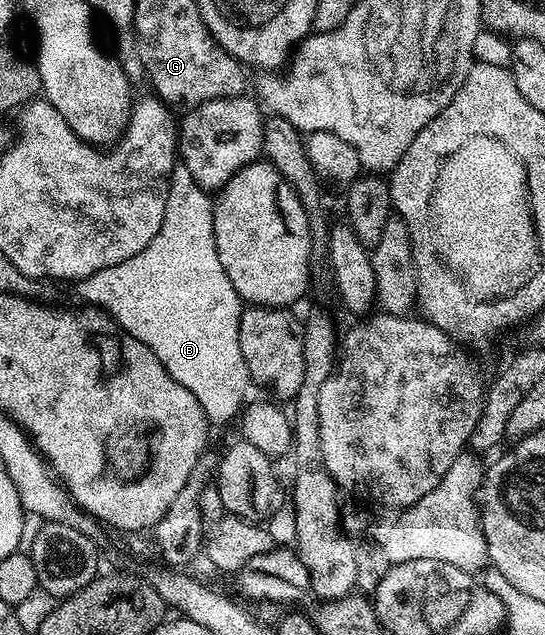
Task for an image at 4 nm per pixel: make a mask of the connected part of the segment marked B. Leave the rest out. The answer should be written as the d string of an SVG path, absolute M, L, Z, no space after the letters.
M182 164L174 165L169 176L169 195L165 201L163 224L159 232L143 252L123 260L112 270L76 279L77 294L82 303L109 313L124 333L137 343L147 344L154 359L175 376L175 380L199 400L199 408L214 427L221 426L240 415L246 405L245 393L251 387L247 360L243 360L243 348L239 344L239 320L243 303L235 292L227 272L223 272L223 260L219 260L219 248L215 248L215 224L210 191L204 190Z

